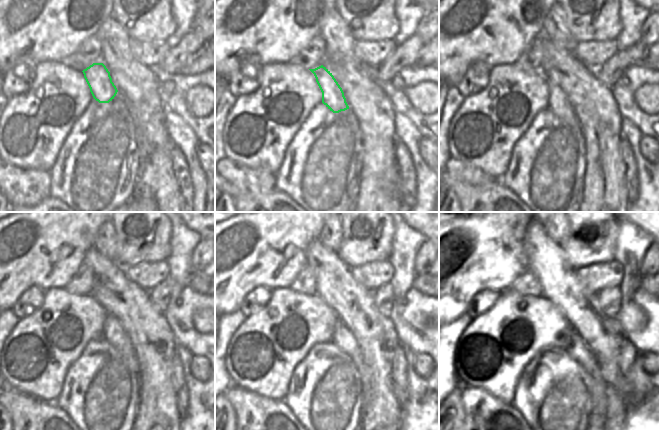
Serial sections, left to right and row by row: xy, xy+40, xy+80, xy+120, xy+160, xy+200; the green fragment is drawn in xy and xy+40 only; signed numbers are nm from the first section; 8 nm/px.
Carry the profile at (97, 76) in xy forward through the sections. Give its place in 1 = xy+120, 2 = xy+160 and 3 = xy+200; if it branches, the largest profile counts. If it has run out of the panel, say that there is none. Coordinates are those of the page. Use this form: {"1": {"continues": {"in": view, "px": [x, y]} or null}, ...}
{"1": {"continues": {"in": "xy+120", "px": [113, 332]}}, "2": {"continues": {"in": "xy+160", "px": [342, 337]}}, "3": {"continues": {"in": "xy+200", "px": [578, 349]}}}

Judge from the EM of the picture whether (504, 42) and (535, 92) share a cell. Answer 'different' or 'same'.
different

